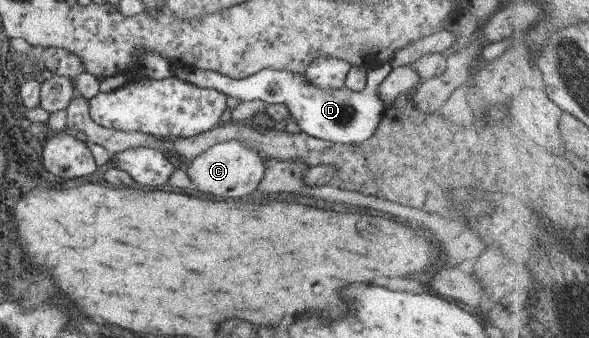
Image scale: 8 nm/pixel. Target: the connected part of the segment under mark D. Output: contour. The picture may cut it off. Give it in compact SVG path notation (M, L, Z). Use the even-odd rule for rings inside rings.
M389 62L381 63L378 67L367 69L365 88L359 93L341 88L321 88L305 79L305 75L291 73L287 69L261 69L259 73L241 80L233 80L211 71L197 69L174 69L174 77L191 83L196 87L214 88L216 91L232 98L243 100L263 101L263 104L283 104L289 115L289 120L295 122L302 133L313 138L326 140L335 144L357 144L371 137L381 115L384 112L383 103L377 97L377 87L392 71Z

